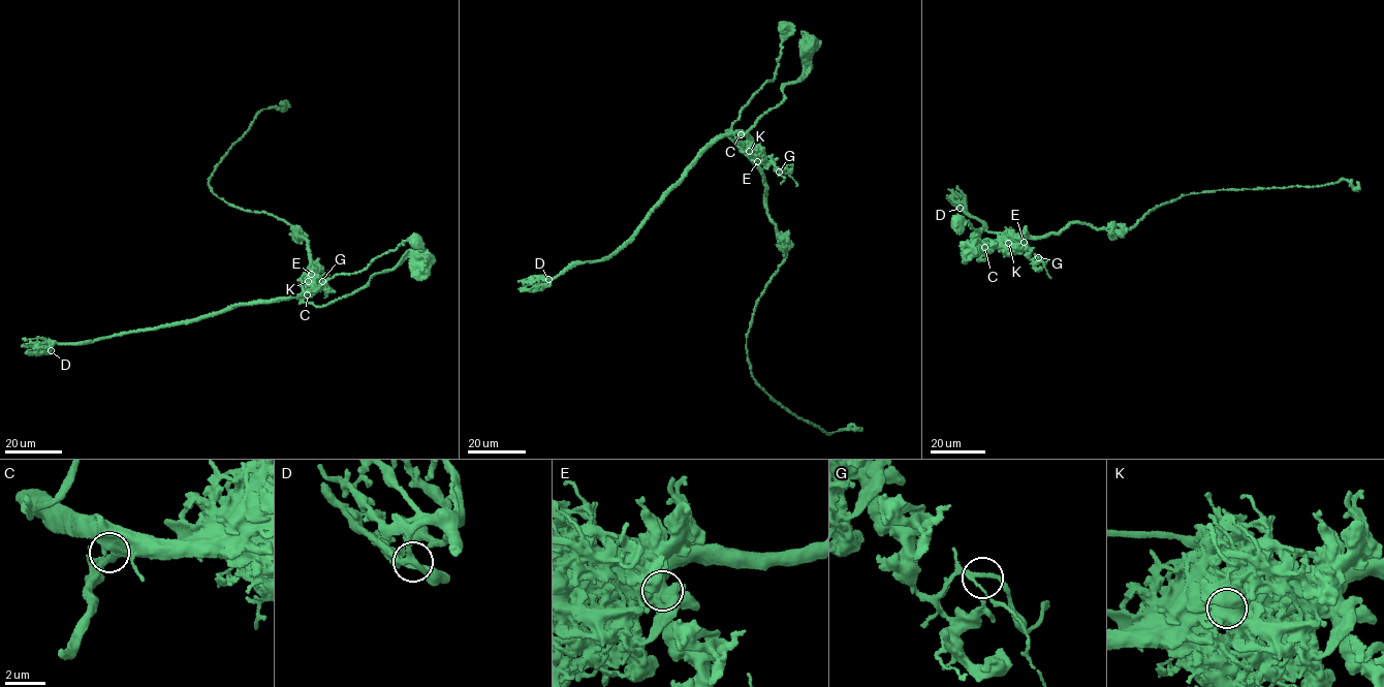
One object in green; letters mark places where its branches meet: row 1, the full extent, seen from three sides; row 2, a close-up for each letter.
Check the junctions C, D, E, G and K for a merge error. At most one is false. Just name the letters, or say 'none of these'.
K

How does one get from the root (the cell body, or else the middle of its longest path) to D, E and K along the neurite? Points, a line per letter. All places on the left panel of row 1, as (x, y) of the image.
D: (415, 242), (307, 292), (299, 280), (304, 273), (313, 287), (307, 293), (53, 344), (51, 350)
E: (415, 242), (405, 241), (364, 269), (337, 274), (305, 292), (299, 280), (305, 272), (311, 274)
K: (415, 242), (405, 241), (364, 269), (337, 274), (307, 292), (299, 280), (305, 273), (308, 281)

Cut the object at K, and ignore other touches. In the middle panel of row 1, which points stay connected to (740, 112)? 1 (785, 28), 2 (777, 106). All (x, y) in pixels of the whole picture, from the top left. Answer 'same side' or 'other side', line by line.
1: same side
2: other side

